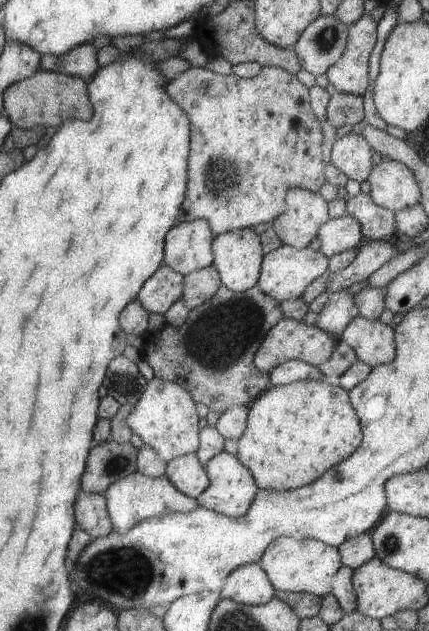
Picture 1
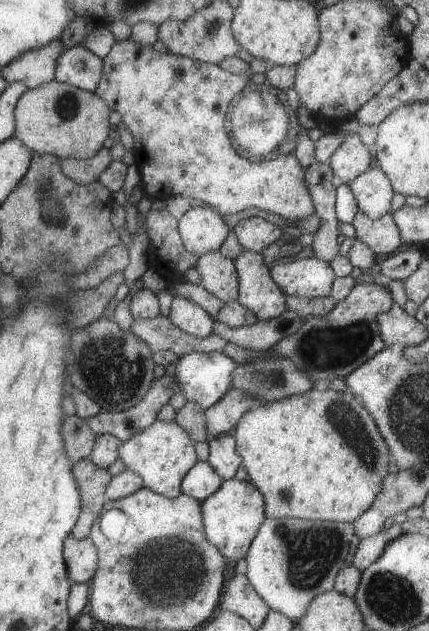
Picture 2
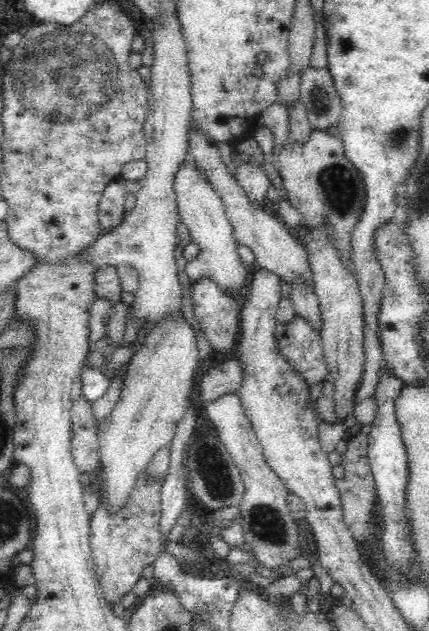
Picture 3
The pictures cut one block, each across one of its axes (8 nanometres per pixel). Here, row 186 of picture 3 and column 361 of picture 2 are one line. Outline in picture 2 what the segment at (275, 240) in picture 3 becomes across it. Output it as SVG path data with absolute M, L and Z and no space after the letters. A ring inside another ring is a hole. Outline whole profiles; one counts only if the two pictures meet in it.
M357 211L350 224L355 231L354 239L364 242L378 259L393 254L402 243L398 228L389 213L373 220Z

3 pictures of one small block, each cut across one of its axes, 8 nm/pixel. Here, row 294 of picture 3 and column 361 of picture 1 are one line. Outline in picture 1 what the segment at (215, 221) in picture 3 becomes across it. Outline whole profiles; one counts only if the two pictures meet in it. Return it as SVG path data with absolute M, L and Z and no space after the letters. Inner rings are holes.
M346 213L323 222L316 237L321 243L319 251L327 259L333 254L359 247L364 241L360 223Z

